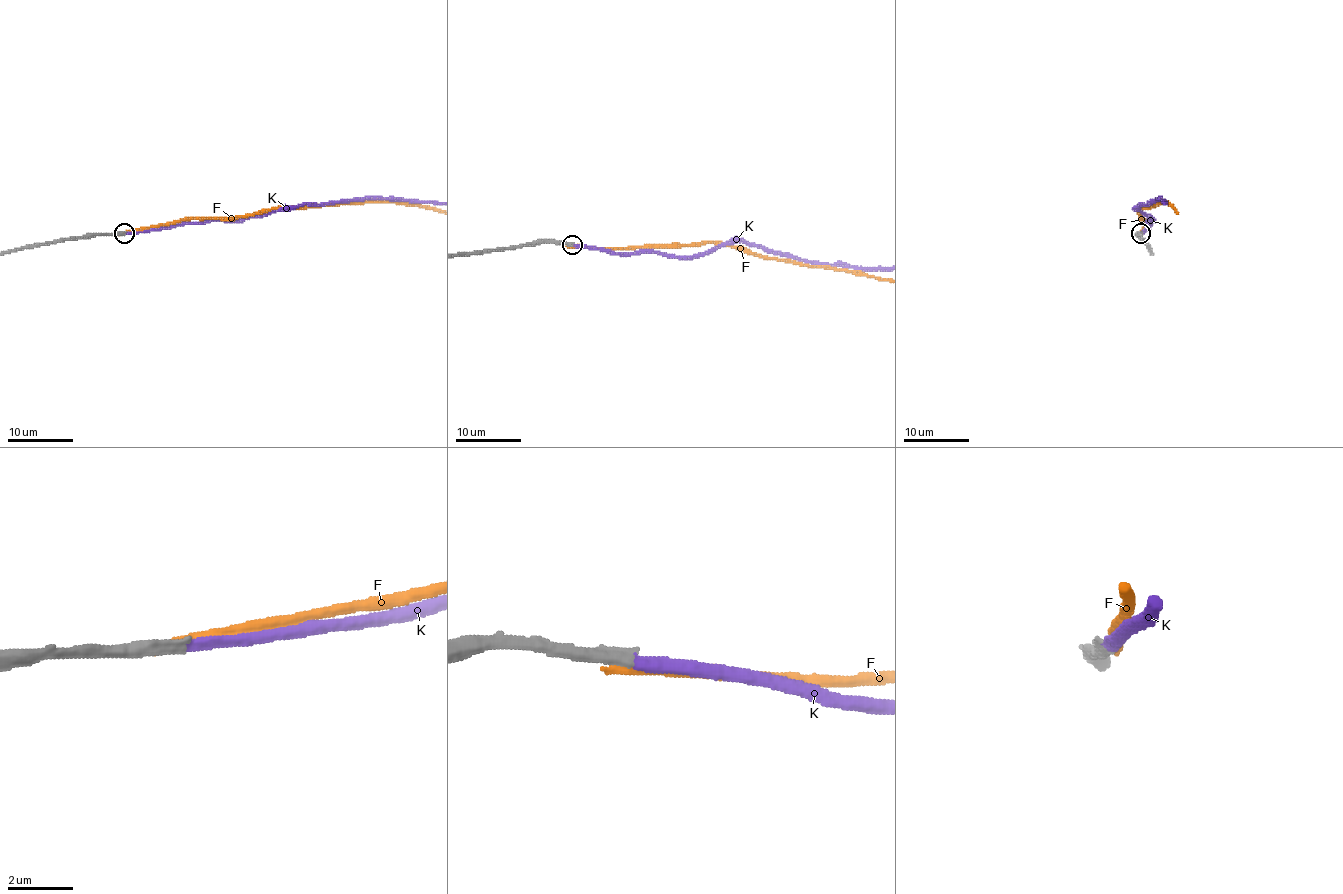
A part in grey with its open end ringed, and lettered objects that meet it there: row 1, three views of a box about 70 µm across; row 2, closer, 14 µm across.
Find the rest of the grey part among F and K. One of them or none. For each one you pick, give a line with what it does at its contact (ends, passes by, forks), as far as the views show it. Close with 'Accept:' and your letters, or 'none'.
K: it ends
Accept: K

